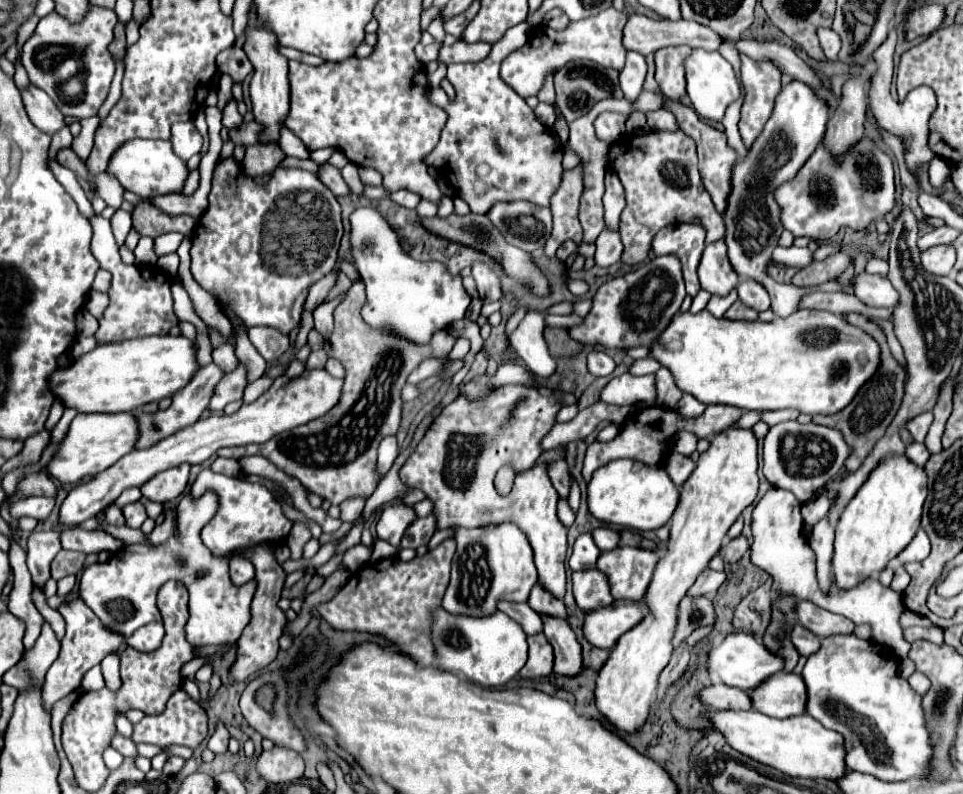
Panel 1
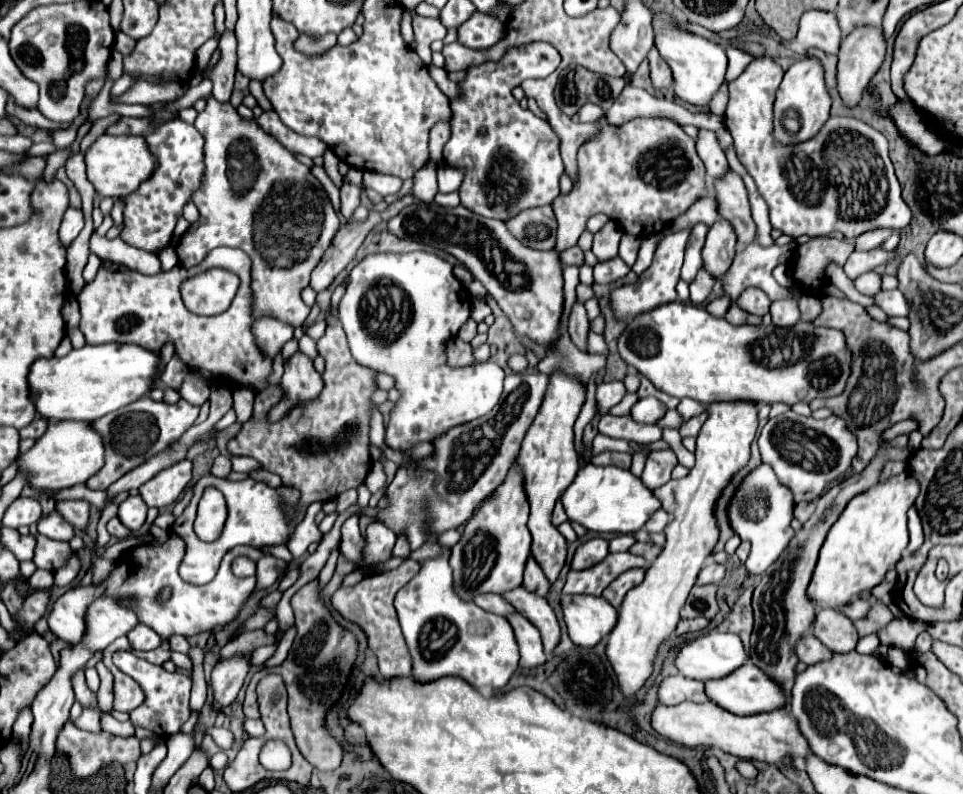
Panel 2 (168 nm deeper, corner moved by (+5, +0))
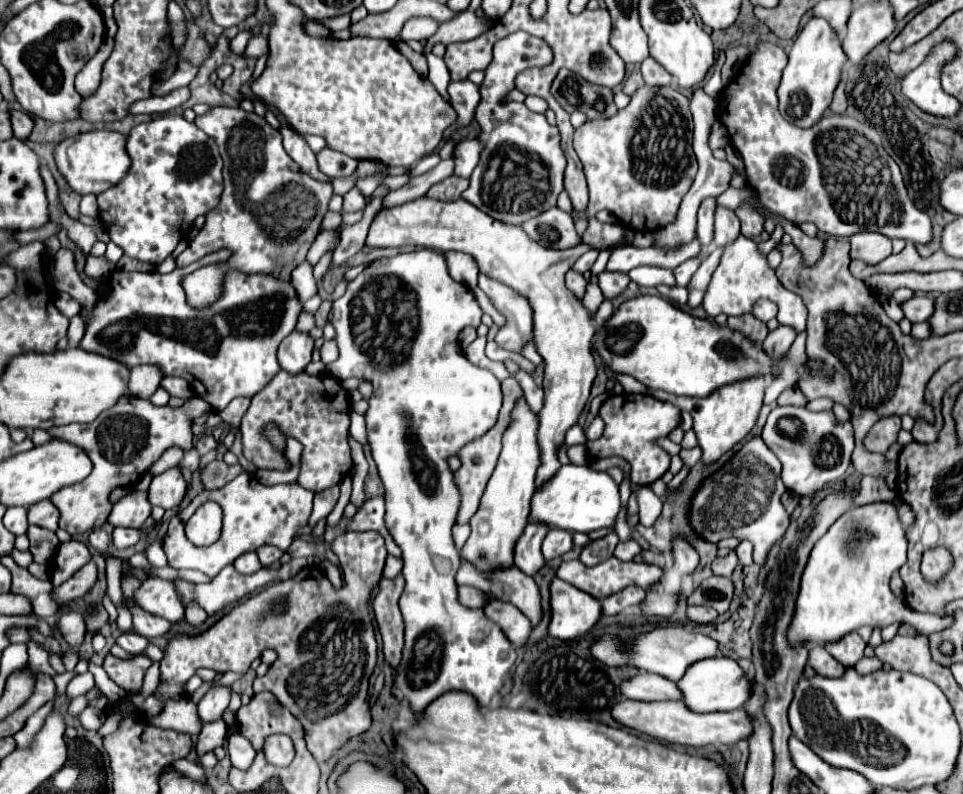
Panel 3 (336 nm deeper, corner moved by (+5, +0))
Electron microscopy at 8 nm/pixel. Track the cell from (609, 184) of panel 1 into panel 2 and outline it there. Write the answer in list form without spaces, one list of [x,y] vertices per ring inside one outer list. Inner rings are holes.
[[[610,220],[600,232],[594,234],[592,252],[598,260],[616,258],[618,256],[618,242],[620,242],[620,226]]]

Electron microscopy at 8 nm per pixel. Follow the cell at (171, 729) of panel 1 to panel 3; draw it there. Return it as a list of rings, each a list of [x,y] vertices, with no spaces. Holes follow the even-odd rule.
[[[346,532],[332,542],[332,548],[338,554],[340,564],[344,568],[344,580],[346,580],[344,586],[333,587],[322,569],[307,566],[286,582],[270,584],[262,592],[246,598],[198,638],[188,638],[188,636],[174,638],[166,648],[166,656],[160,662],[160,680],[158,688],[154,690],[154,698],[160,704],[168,700],[184,700],[186,698],[184,686],[194,676],[196,668],[244,672],[246,666],[252,664],[256,654],[260,654],[264,648],[274,648],[278,652],[278,660],[272,664],[266,676],[256,678],[252,686],[254,694],[262,690],[274,692],[274,696],[282,702],[282,706],[286,706],[300,720],[306,732],[304,734],[306,746],[310,754],[316,758],[316,762],[326,762],[352,736],[366,732],[370,728],[368,678],[374,670],[378,654],[378,644],[372,626],[372,612],[368,608],[368,602],[372,588],[382,578],[384,560],[388,552],[384,546],[384,538],[378,532]],[[276,604],[284,604],[286,608],[278,612],[274,608]]]

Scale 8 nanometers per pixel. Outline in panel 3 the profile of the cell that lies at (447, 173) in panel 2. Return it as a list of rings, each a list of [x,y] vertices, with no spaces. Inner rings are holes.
[[[476,138],[474,140],[462,140],[460,144],[456,144],[454,152],[452,152],[452,160],[454,160],[452,176],[470,178],[474,166],[478,164],[480,150],[482,150],[482,144]]]

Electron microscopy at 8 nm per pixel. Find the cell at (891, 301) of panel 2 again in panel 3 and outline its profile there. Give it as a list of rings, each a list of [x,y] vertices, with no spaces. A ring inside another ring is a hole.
[[[914,296],[906,302],[900,304],[904,316],[914,324],[914,322],[924,322],[930,318],[934,310],[934,298],[932,296]]]

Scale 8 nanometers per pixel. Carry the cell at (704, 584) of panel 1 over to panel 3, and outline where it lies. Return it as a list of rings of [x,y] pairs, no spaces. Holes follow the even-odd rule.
[[[732,552],[732,554],[728,554],[726,558],[716,558],[716,560],[712,562],[712,572],[714,572],[716,576],[730,578],[732,572],[734,572],[734,568],[736,568],[736,564],[738,564],[738,558],[736,558],[736,554]]]

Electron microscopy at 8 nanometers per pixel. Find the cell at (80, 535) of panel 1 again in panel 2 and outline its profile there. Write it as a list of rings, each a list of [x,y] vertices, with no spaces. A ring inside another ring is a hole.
[[[56,510],[46,514],[38,522],[38,532],[52,538],[52,540],[64,540],[64,542],[68,542],[74,536],[74,528]]]

